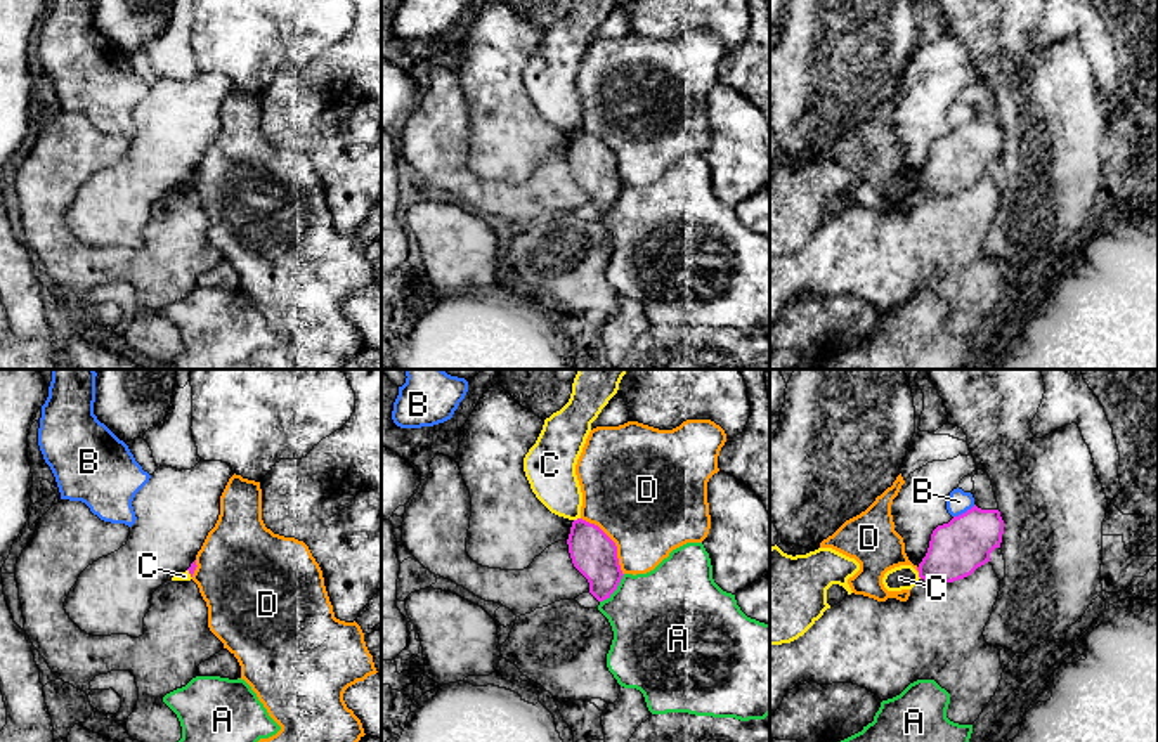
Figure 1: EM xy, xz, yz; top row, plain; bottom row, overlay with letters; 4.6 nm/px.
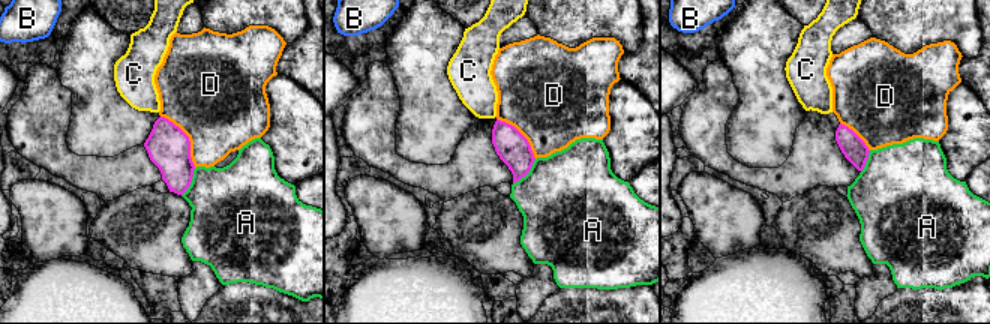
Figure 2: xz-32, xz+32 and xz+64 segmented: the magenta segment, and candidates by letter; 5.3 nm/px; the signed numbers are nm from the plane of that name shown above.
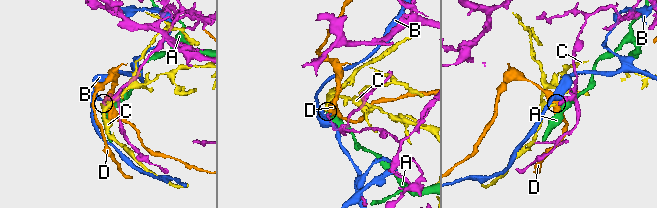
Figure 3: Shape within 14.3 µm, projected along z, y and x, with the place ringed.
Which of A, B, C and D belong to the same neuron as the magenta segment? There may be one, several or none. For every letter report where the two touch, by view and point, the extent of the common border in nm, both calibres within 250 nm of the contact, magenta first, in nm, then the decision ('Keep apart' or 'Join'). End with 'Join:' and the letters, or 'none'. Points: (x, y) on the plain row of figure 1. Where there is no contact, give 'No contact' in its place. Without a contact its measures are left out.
A: Touches magenta at xz (614, 201). Shared border 180 nm. Thickness 220 nm (magenta) against 440 nm. Keep apart
B: Touches magenta at yz (966, 123). Shared border 120 nm. Thickness 260 nm (magenta) against 110 nm. Keep apart
C: Touches magenta at xz (578, 130). Shared border 40 nm. Thickness 220 nm (magenta) against 220 nm. Keep apart
D: Touches magenta at xz (614, 155). Shared border 340 nm. Thickness 220 nm (magenta) against 500 nm. Keep apart
Join: none

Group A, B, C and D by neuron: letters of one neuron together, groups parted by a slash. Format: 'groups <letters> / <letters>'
groups A / B / C / D

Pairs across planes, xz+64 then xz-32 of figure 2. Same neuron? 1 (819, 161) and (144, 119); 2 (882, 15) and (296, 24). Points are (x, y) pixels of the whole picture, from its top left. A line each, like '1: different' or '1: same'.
1: different
2: same

